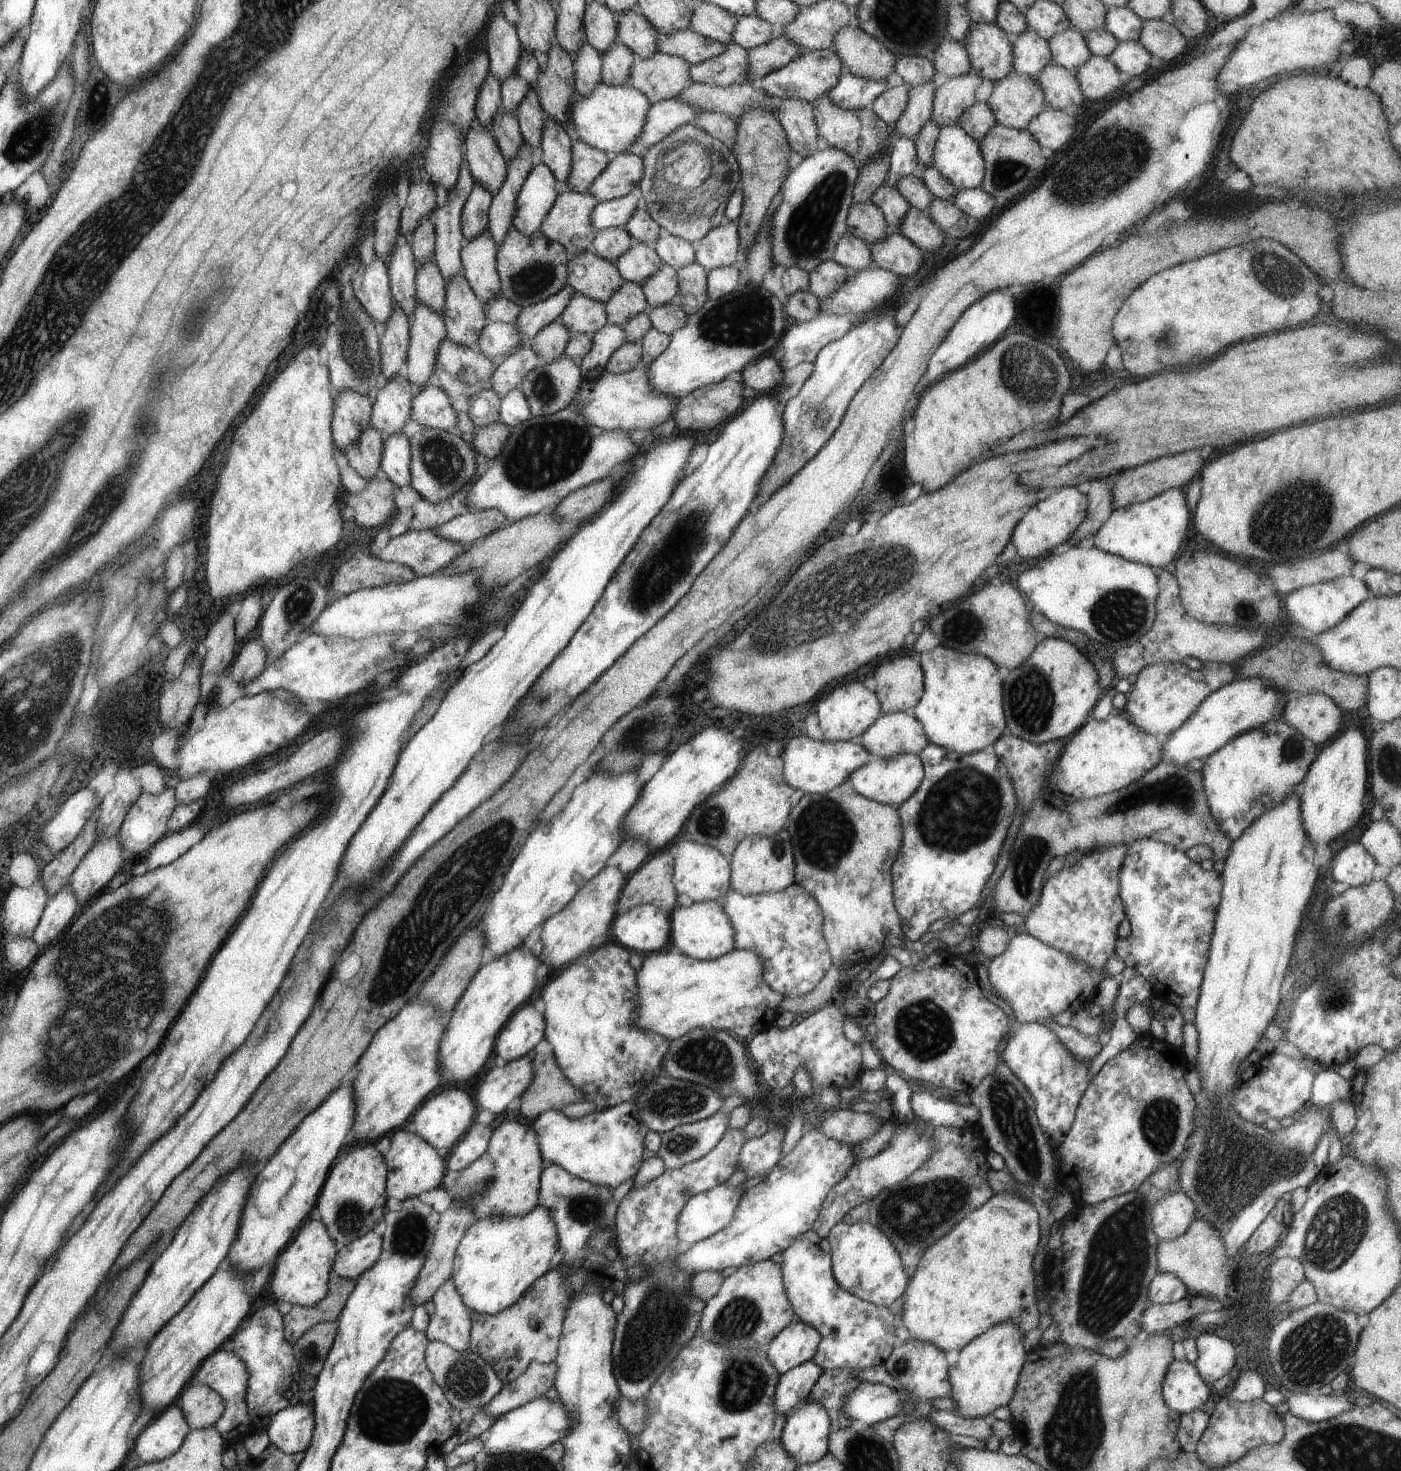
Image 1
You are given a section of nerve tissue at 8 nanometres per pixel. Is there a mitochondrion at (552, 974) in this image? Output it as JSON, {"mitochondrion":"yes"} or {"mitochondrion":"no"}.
{"mitochondrion":"no"}

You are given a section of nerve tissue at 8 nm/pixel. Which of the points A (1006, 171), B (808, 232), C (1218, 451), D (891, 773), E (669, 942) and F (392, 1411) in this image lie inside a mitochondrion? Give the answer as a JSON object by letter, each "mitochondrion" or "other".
{"A":"mitochondrion","B":"mitochondrion","C":"other","D":"other","E":"other","F":"mitochondrion"}

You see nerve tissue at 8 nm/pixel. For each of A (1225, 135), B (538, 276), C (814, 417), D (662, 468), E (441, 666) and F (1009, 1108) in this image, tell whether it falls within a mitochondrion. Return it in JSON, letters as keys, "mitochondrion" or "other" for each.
{"A":"other","B":"mitochondrion","C":"mitochondrion","D":"other","E":"other","F":"mitochondrion"}

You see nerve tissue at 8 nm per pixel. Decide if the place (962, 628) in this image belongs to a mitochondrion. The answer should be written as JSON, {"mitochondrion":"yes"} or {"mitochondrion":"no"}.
{"mitochondrion":"yes"}

